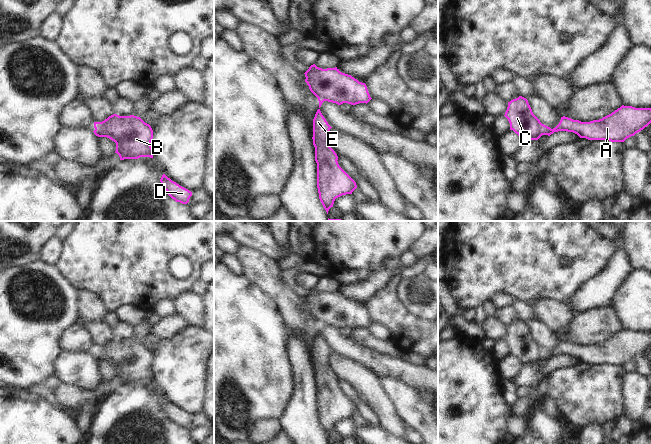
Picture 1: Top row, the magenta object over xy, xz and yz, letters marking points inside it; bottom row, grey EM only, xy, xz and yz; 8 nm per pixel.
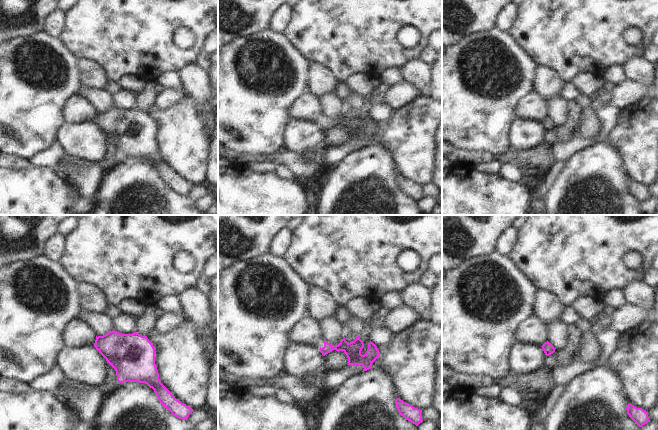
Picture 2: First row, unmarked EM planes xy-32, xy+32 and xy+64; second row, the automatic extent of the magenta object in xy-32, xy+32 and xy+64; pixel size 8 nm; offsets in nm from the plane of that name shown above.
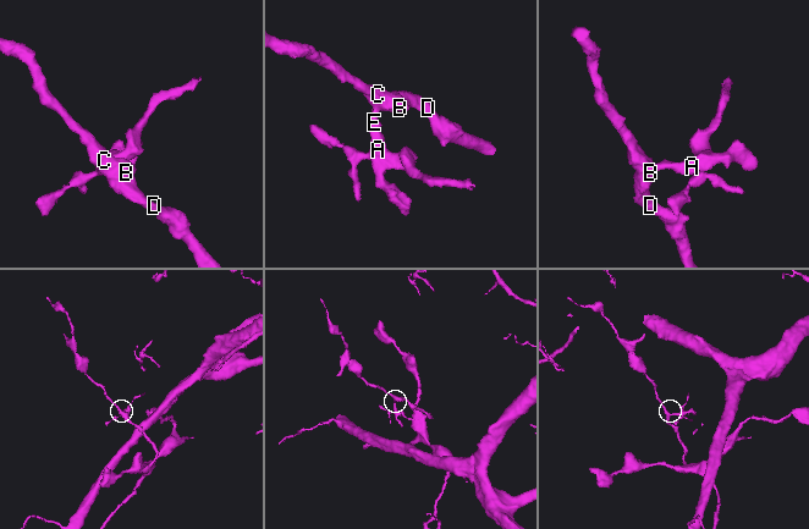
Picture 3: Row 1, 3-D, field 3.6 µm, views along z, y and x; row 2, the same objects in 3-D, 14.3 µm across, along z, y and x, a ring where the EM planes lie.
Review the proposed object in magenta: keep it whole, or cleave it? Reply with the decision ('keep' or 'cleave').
cleave

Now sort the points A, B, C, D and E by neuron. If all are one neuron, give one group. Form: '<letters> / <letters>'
A E / B C D

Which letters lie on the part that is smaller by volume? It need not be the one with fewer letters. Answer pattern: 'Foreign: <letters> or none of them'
Foreign: A, E.

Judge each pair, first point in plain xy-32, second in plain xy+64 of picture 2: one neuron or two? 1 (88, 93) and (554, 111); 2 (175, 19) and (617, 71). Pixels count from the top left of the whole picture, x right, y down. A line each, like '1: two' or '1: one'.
1: one
2: two

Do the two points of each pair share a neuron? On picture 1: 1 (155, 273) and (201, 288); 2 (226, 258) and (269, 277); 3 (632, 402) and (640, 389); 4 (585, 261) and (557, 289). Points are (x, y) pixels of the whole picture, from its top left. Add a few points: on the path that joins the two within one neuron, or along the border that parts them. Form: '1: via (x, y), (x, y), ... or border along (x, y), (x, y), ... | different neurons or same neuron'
1: border along (198, 278), (193, 283), (191, 290) | different neurons
2: border along (233, 254), (240, 263), (243, 274) | different neurons
3: via (635, 399), (637, 392) | same neuron
4: via (578, 268), (564, 282) | same neuron

